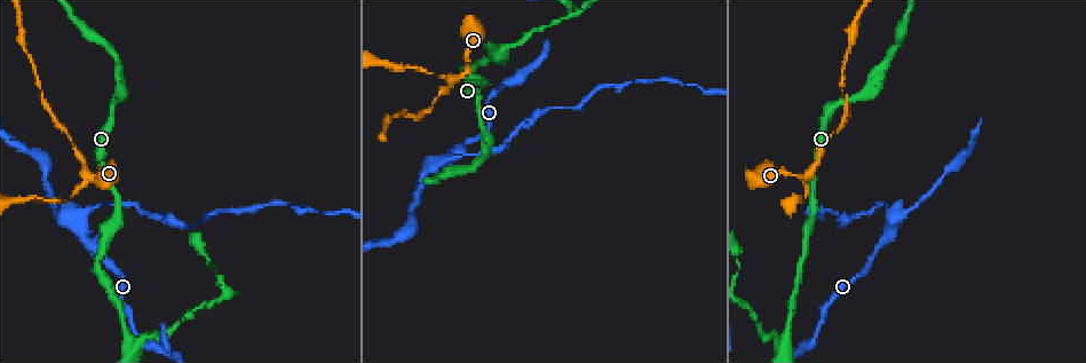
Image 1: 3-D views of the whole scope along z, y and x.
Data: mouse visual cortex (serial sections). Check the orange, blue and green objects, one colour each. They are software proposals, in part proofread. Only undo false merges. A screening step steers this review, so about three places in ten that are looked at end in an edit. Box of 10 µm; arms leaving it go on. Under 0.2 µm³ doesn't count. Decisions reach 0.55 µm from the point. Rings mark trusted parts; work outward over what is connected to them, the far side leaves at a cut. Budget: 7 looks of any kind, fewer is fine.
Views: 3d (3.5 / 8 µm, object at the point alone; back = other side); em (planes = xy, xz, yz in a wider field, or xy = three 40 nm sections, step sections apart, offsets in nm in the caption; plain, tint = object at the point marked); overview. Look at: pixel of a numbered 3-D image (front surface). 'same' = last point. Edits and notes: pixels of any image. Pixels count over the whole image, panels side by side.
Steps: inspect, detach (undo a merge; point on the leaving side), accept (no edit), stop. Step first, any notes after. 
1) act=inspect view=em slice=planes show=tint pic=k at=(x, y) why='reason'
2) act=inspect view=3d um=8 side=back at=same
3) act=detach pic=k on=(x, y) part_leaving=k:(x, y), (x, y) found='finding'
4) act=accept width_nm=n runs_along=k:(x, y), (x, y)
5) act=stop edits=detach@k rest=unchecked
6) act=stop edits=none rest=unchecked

act=inspect view=em slice=xy step=2 show=tint pic=1 at=(809, 176) why='arms part here'

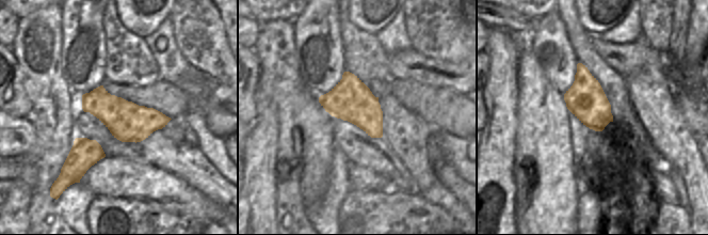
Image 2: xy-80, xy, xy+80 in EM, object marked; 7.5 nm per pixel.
act=inspect view=3d um=3.5 side=back at=same why='wider look'

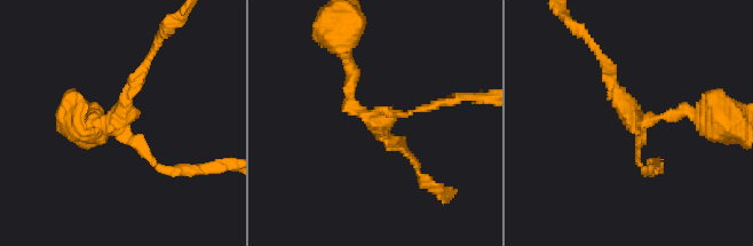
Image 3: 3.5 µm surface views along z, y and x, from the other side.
act=accept arm_widths_nm=100,200,200 runs_along=3:(346, 55), (349, 102), (405, 152) found='all the same cell'

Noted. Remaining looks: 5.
act=inspect view=3d um=8 pic=1 at=(447, 159) why='thin neck'

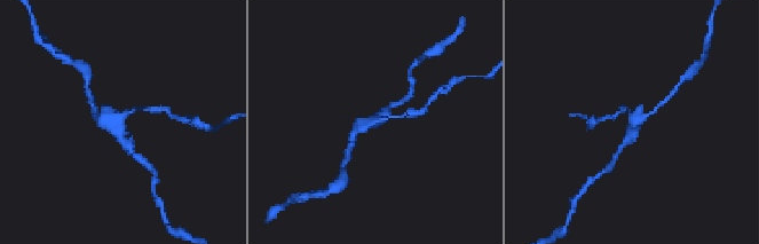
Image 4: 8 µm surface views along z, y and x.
act=inspect view=3d um=3.5 at=same why='closer look'

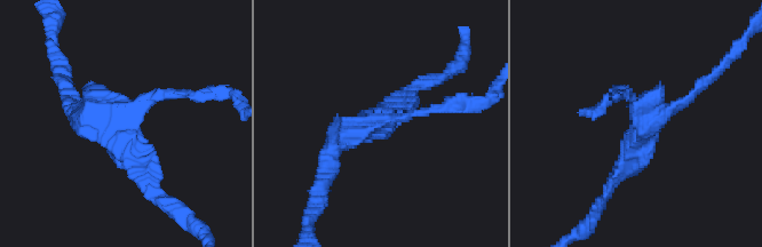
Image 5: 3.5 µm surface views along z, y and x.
act=inspect view=em slice=xy step=3 show=tint pic=5 at=(377, 125) arms=3 arm_widths_nm=100,200,300 why='shape alone is not enough'

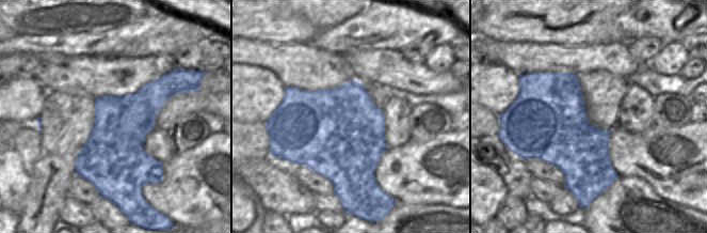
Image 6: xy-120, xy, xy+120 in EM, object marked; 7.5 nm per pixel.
act=detach pic=5 on=(433, 109) part_leaving=5:(396, 118), (491, 94) found='a second cell is stuck on'

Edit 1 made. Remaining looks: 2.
act=inspect view=3d um=8 pic=1 at=(131, 344) why='sharp bend'

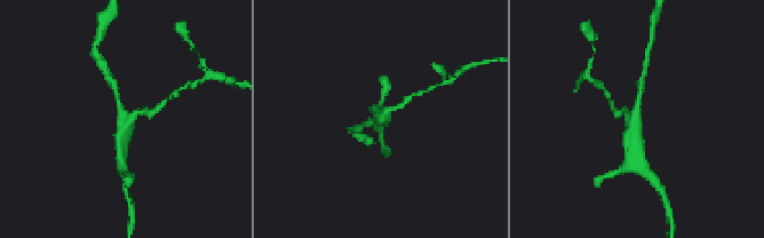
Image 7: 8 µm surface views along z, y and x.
act=inspect view=em slice=planes show=tint at=same

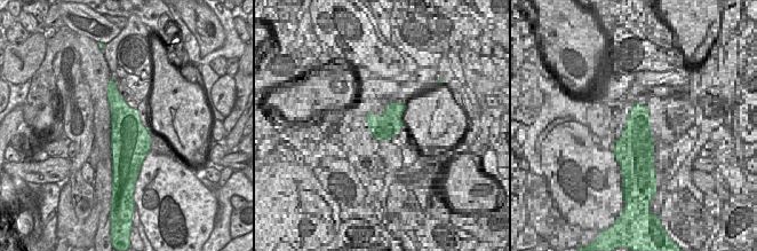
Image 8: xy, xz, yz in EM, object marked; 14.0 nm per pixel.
act=detach pic=7 on=(405, 100) part_leaving=7:(386, 112), (424, 92) found='two cells meet here'

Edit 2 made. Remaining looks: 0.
act=stop edits=detach@5,detach@7 rest=unchecked

